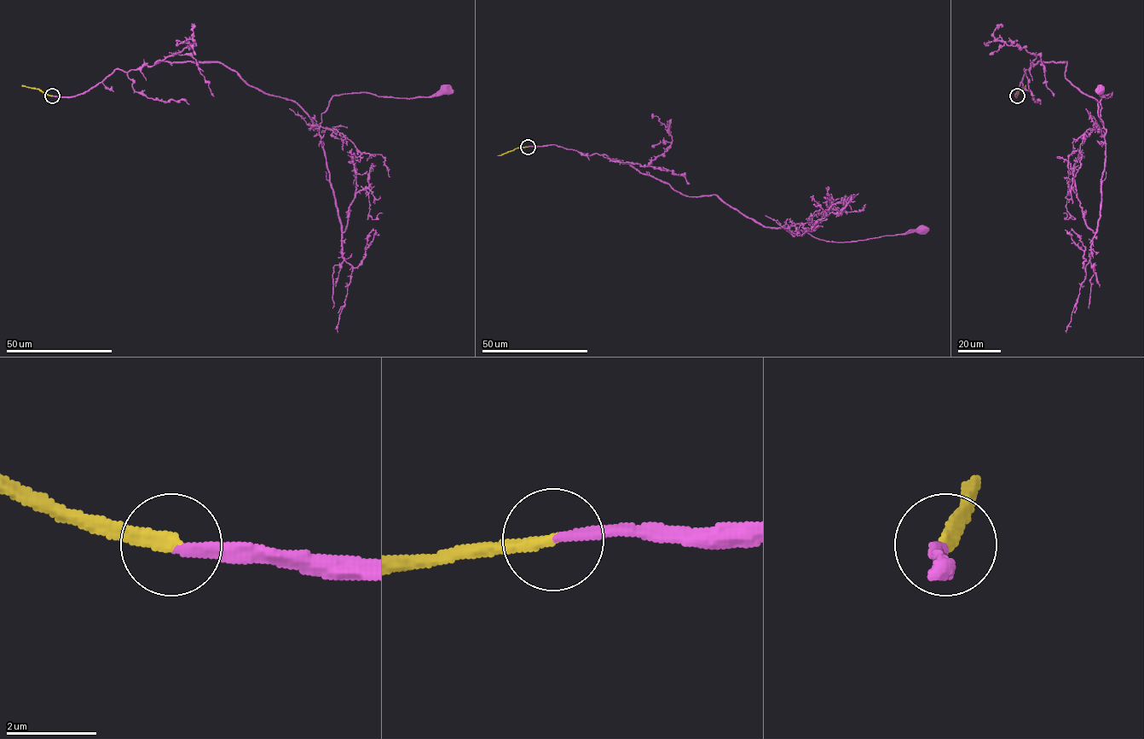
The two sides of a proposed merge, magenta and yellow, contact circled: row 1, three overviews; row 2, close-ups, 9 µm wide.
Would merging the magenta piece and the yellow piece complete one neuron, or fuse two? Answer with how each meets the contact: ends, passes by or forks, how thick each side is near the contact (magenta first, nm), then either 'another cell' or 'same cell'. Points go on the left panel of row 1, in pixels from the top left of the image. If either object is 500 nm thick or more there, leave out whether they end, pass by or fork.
magenta ends; yellow ends; calibres 240 and 300 nm; same cell

